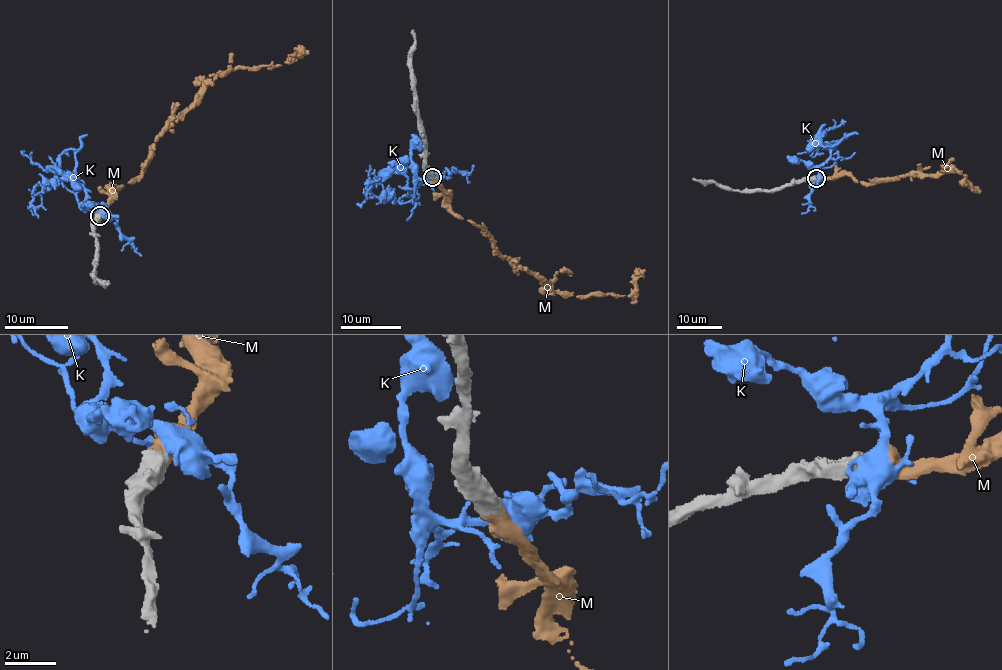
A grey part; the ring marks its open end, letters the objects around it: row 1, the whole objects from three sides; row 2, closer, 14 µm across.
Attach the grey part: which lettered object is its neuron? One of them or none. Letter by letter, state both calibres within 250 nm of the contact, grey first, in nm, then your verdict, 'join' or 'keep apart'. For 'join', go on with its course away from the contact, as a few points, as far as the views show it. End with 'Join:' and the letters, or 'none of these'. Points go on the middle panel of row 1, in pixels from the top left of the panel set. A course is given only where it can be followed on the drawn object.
K: calibres 650 and 650 nm; keep apart
M: calibres 700 and 500 nm; join; course (432, 176), (445, 195), (446, 204), (477, 225), (491, 239), (494, 251), (554, 294), (629, 295), (644, 269)
Join: M

